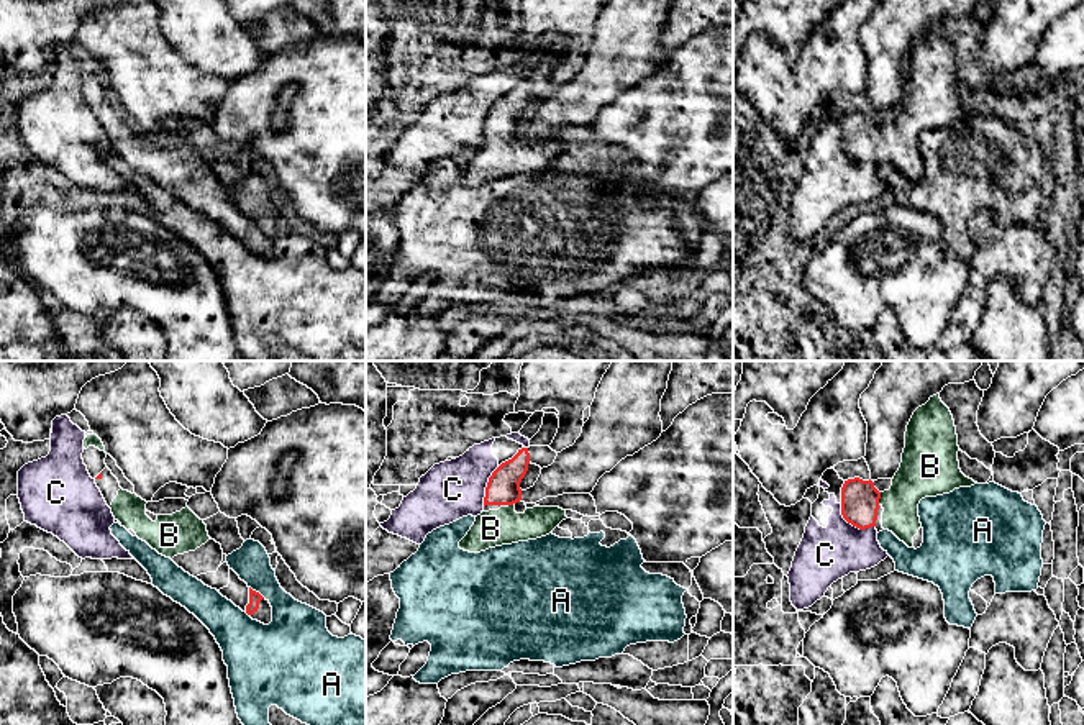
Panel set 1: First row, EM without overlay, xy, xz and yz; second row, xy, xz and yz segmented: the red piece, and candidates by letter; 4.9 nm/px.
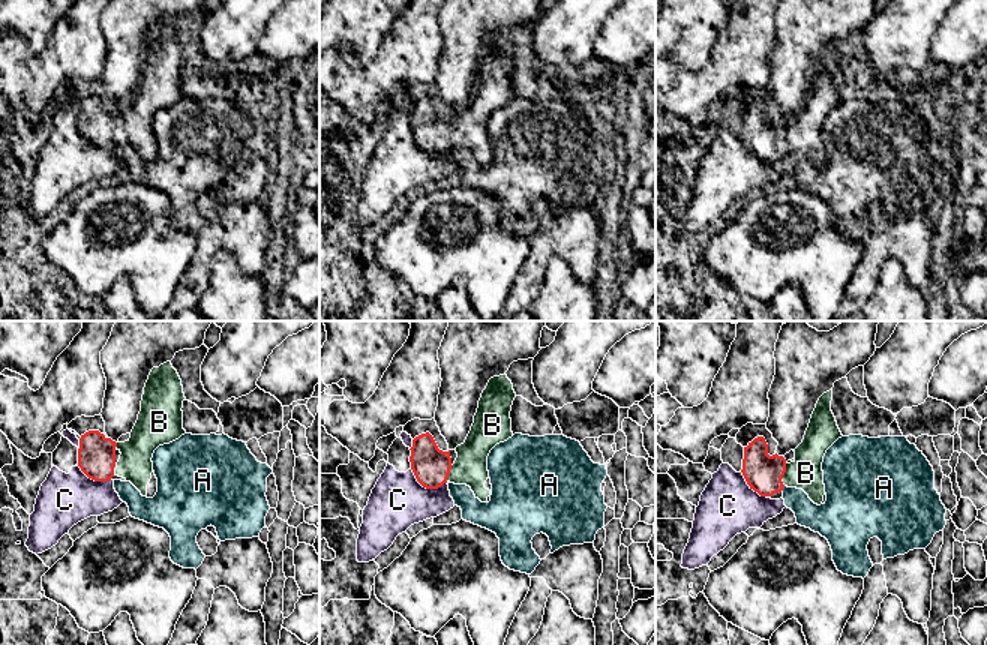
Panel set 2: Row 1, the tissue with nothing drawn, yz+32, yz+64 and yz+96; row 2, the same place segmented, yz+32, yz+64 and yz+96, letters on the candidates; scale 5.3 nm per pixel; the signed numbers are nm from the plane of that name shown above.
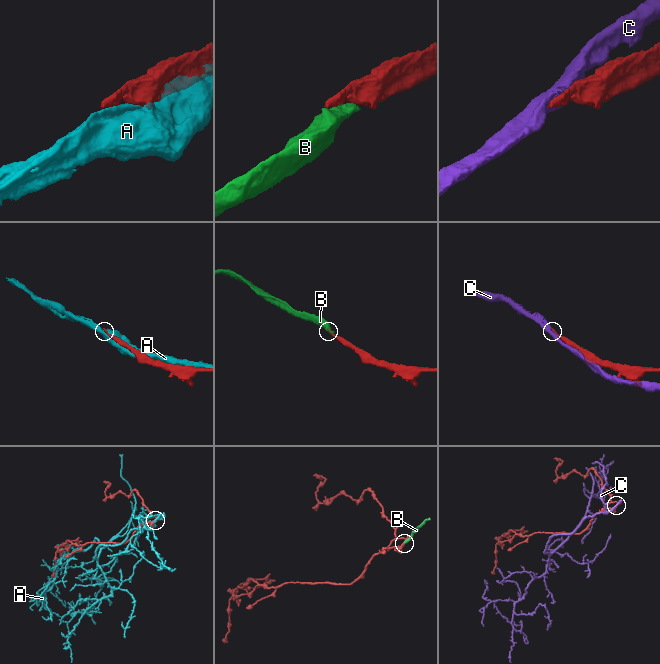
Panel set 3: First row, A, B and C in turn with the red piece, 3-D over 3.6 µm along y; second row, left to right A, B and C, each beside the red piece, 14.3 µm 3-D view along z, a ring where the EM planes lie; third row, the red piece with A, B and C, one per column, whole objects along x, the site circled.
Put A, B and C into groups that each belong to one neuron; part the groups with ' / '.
A / B / C

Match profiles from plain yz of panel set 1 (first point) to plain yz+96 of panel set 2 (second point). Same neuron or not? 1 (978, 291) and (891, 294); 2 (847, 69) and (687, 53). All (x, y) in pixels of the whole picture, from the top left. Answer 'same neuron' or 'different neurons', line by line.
1: different neurons
2: different neurons

